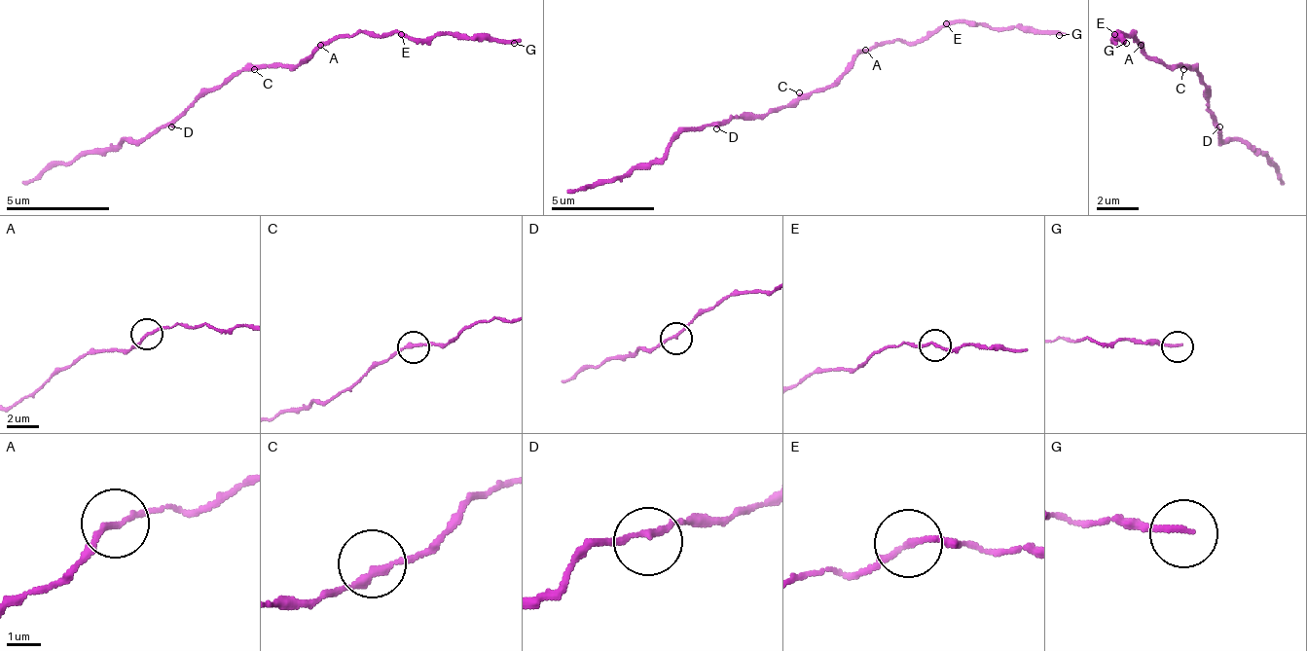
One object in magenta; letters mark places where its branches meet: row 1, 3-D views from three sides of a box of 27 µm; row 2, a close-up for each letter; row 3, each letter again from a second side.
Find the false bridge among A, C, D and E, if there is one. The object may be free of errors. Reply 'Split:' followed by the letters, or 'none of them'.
Split: none of them

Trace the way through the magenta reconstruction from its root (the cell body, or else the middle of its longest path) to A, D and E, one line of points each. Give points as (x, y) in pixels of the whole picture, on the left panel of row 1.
A: (260, 69), (280, 69), (285, 64), (301, 64), (322, 43)
D: (260, 69), (244, 69), (238, 74), (229, 74), (213, 90), (207, 90), (171, 126)
E: (260, 69), (280, 69), (285, 64), (301, 64), (316, 49), (338, 38), (353, 38), (358, 33), (400, 33)

